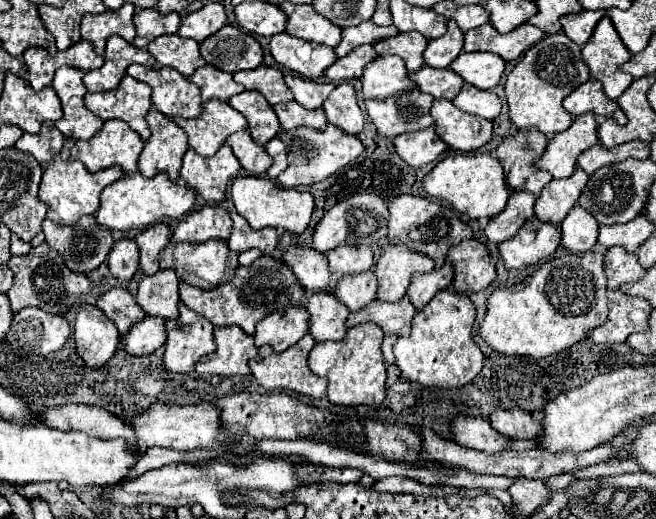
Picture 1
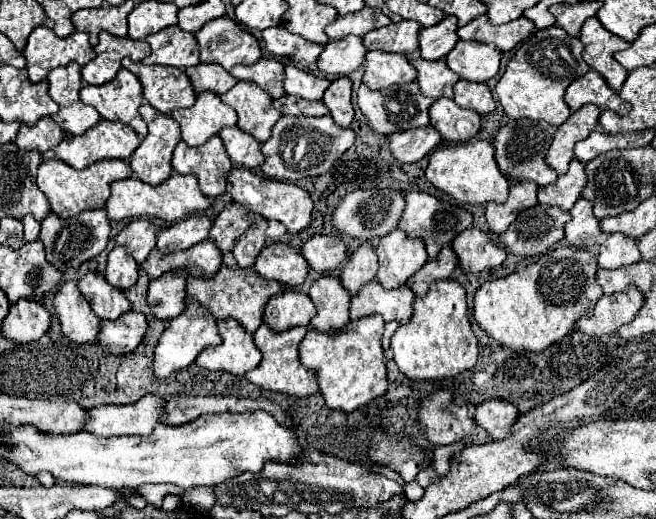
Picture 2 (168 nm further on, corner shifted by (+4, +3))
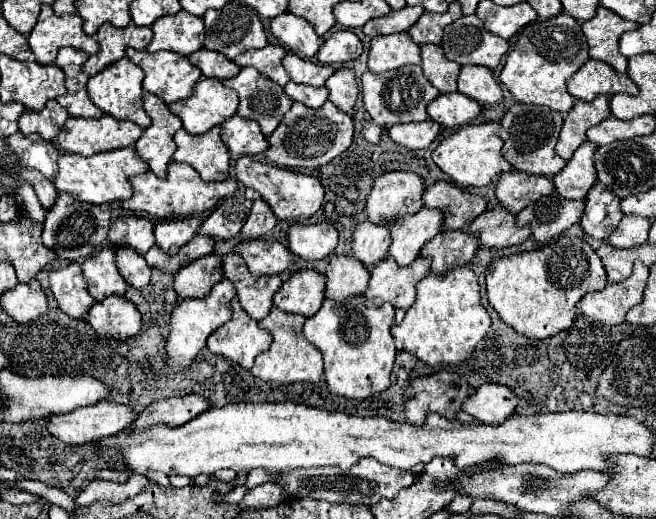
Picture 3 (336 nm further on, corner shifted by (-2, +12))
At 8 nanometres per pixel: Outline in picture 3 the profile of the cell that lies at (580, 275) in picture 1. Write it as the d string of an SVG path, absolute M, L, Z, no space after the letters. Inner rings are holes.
M563 236L541 250L493 260L485 280L487 300L499 318L515 332L535 340L545 340L571 328L581 296L607 286L607 274L595 250L583 238L571 236Z

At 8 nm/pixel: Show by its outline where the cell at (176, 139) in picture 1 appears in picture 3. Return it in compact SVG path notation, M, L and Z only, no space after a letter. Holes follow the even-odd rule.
M155 94L143 96L143 108L151 116L151 126L137 140L137 154L149 164L151 172L159 178L165 178L167 164L175 154L173 134L183 126L181 118L171 114L169 106Z

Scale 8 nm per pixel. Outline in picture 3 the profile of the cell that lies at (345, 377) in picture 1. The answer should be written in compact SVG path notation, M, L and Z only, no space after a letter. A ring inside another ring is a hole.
M363 294L339 304L325 300L317 314L309 316L303 326L303 336L321 350L325 360L325 382L331 394L351 400L365 400L379 394L391 384L395 364L395 340L391 336L395 308L383 300L369 302Z

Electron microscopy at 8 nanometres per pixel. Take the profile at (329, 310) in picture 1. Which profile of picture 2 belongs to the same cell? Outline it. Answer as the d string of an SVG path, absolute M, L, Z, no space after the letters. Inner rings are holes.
M321 275L309 289L309 297L315 303L315 317L311 319L311 327L321 331L341 329L349 323L349 305L351 295L341 285L339 277Z

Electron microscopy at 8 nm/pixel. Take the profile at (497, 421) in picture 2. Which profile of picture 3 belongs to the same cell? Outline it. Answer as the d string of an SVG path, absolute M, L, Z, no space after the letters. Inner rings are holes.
M483 384L465 400L463 410L483 424L501 424L515 412L517 404L517 396L507 386Z

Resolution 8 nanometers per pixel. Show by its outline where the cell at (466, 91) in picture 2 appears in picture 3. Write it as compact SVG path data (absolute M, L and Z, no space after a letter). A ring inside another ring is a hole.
M463 66L457 86L461 94L475 98L479 104L497 104L503 98L493 72L485 66Z

